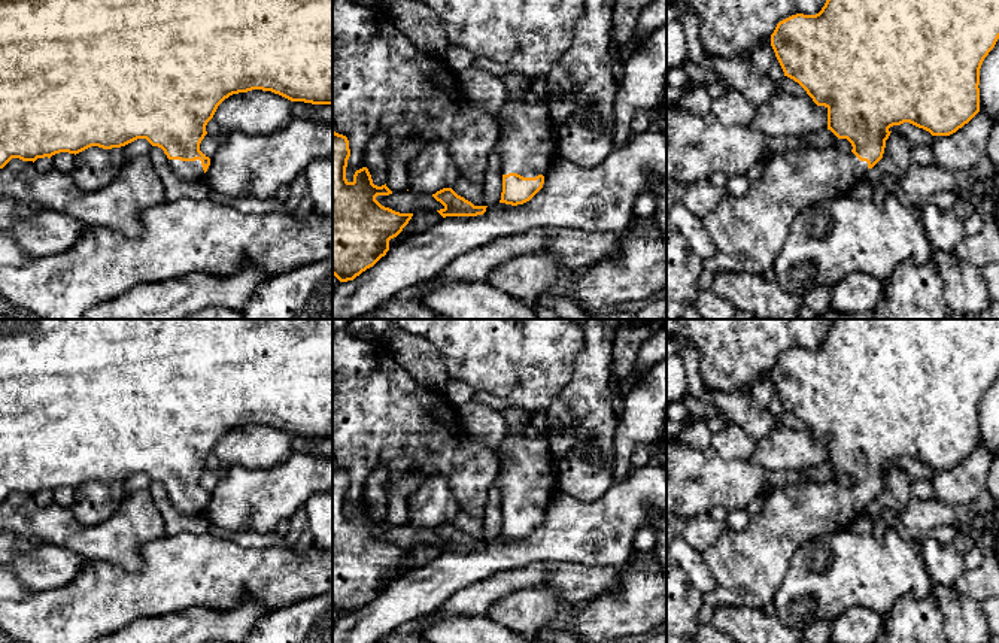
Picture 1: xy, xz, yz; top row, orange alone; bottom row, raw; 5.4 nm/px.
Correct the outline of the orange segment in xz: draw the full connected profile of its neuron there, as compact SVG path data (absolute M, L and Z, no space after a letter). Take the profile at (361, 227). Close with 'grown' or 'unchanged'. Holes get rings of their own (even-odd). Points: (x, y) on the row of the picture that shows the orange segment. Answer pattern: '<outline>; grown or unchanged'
M333 131L333 275L340 282L353 280L385 257L389 240L397 237L413 216L385 207L376 200L377 195L389 195L392 191L386 184L374 185L367 167L356 170L353 181L349 182L346 179L349 157L347 137Z; unchanged

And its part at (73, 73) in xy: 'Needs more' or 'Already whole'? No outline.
Needs more

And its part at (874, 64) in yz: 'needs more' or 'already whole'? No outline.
needs more

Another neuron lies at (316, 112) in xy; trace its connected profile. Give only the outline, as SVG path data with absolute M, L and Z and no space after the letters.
M292 101L292 116L312 121L333 122L333 104Z

